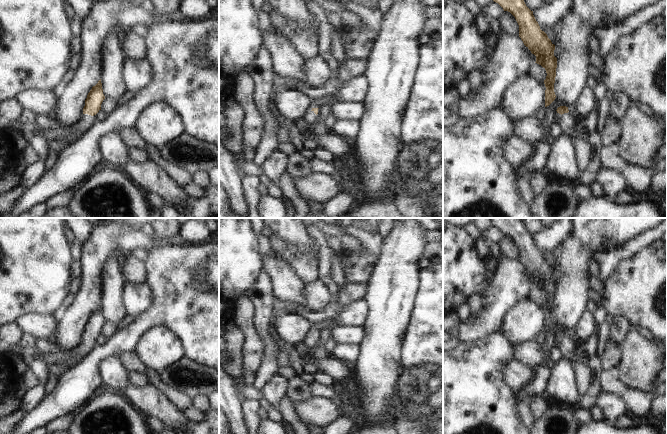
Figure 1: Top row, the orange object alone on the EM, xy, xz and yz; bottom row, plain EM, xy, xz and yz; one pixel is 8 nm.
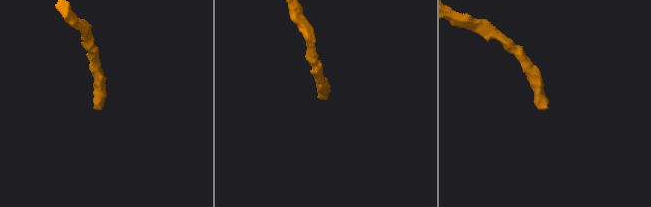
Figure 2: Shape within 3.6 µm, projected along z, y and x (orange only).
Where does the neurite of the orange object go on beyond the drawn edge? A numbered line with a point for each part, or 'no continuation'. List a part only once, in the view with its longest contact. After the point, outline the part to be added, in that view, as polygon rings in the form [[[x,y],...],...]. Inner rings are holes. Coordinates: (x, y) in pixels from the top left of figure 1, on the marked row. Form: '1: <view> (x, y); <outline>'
1: xy (86, 121); [[[83,114],[81,120],[74,124],[71,128],[74,130],[87,130],[93,123],[93,116]]]

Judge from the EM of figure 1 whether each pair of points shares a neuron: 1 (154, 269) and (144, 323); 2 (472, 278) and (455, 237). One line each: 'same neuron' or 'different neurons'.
1: same neuron
2: same neuron

